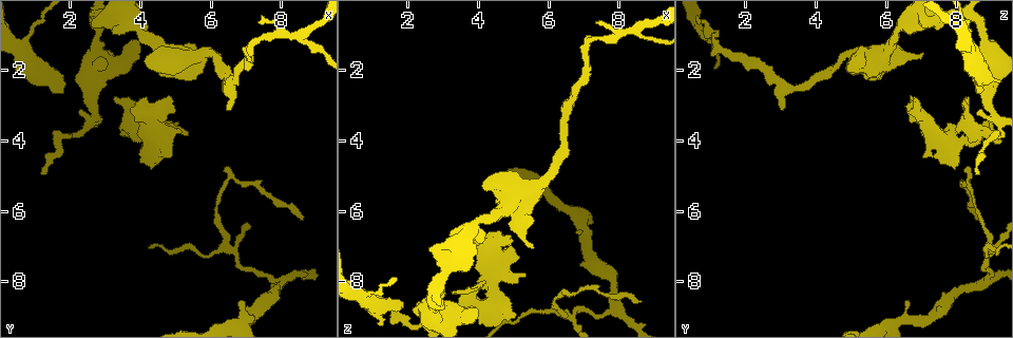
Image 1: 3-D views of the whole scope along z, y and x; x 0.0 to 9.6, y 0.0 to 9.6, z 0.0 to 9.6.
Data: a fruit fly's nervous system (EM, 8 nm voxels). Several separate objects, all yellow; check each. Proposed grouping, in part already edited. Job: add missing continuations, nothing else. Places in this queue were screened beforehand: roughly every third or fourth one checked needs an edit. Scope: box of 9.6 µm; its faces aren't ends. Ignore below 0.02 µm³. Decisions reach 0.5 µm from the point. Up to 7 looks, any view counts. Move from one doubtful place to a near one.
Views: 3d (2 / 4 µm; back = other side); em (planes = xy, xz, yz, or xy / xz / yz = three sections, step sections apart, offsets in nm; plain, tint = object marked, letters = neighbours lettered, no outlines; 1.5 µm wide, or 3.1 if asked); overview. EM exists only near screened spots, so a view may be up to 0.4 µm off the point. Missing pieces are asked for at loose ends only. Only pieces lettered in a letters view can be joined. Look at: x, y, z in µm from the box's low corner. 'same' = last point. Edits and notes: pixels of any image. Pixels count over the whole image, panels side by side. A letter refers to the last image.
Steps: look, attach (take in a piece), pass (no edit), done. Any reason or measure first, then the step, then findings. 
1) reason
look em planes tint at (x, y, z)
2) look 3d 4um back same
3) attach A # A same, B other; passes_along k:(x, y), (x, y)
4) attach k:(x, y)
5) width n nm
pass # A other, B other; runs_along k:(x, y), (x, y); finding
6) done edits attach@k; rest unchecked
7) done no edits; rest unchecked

stops while still wide
look 3d 4um back at (4.15, 1.60, 5.15)

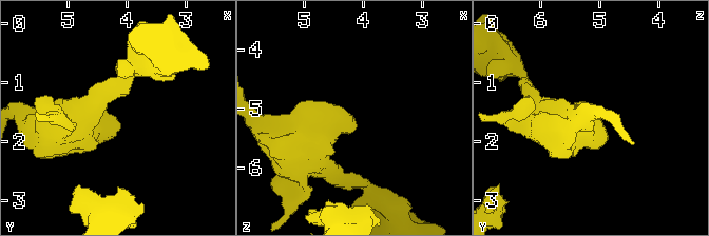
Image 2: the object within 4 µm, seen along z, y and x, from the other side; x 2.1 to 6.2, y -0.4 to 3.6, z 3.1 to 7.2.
look em planes letters at (4.15, 1.65, 5.15)

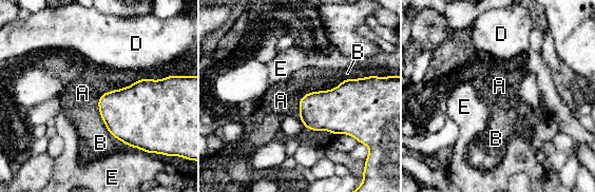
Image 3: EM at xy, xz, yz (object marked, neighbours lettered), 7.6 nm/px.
longest_contact A 380 nm
pass # A other, B other, D other, E other; border 3:(137, 79), (104, 92), (98, 111); none of them fits

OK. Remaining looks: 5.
look 3d 4um at (1.60, 2.70, 8.60)

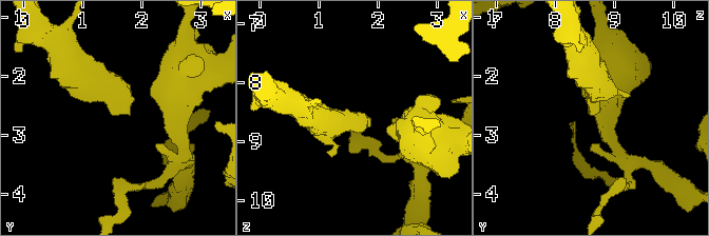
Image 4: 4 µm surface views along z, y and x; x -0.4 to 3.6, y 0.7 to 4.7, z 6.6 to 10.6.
now the EM
look em planes letters at (1.60, 2.65, 8.65)

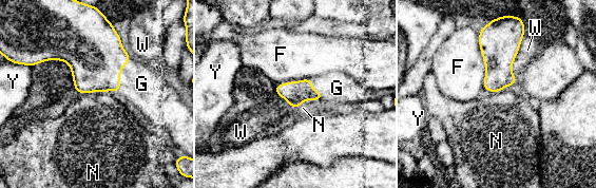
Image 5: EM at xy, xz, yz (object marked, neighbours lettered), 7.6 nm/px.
attach 5:(141, 83) # F other, G same, N other, W other, Y other; passes_along 5:(95, 54), (119, 75), (141, 83); the neuron continues

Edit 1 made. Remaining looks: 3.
thin end
look 3d 2um at (7.30, 0.60, 0.70)

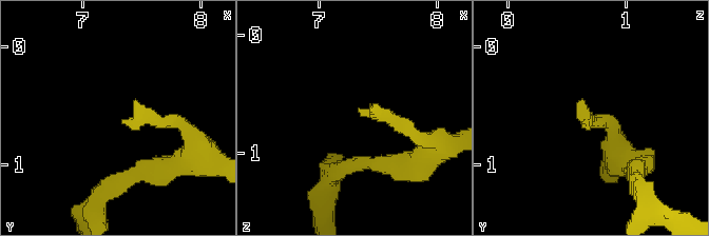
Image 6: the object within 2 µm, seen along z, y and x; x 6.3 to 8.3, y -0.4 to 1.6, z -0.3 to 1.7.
now the EM
look em planes letters at (7.38, 0.64, 0.68)

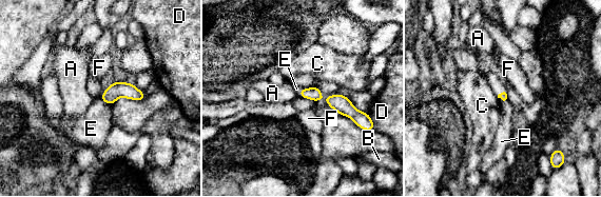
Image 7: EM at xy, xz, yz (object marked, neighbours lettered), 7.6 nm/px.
longest_contact E 110 nm
pass # A other, B other, C other, D other, E other, F other; no lettered piece goes on from it

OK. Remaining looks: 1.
done edits attach@5; rest unchecked

